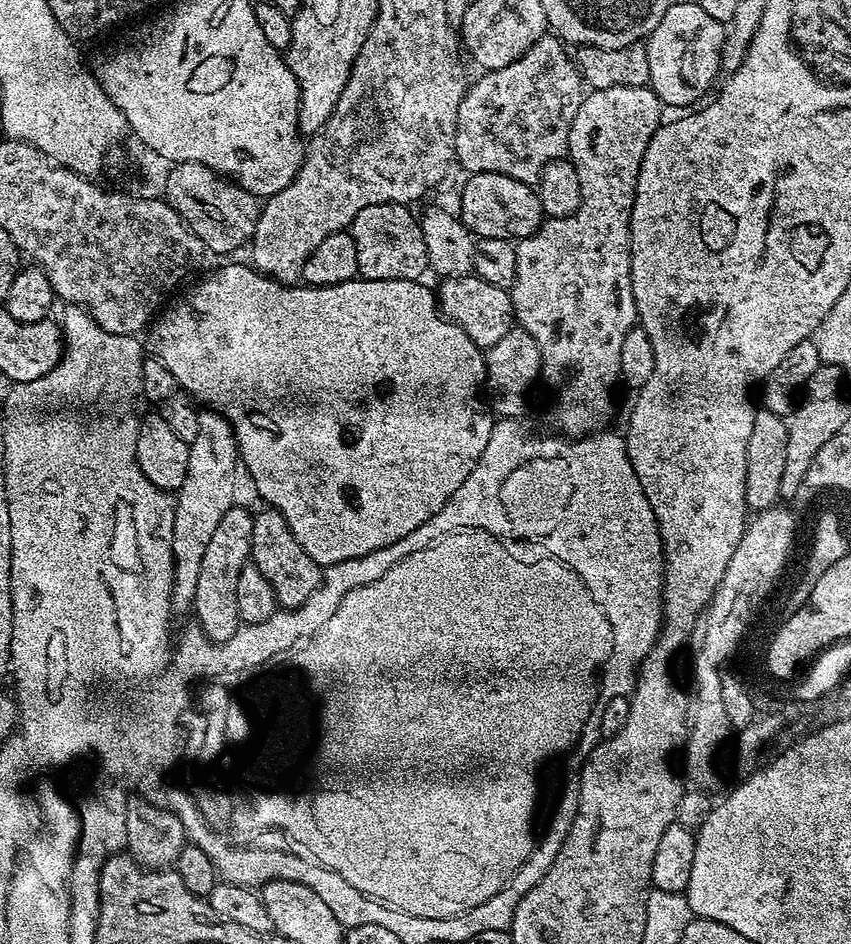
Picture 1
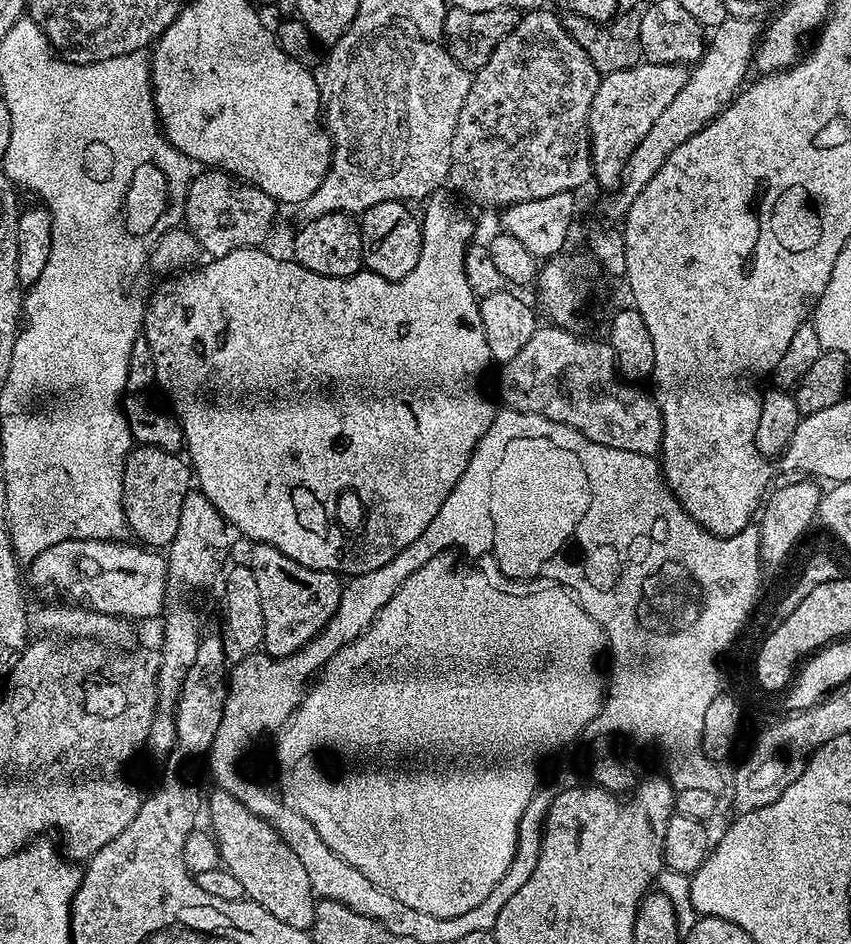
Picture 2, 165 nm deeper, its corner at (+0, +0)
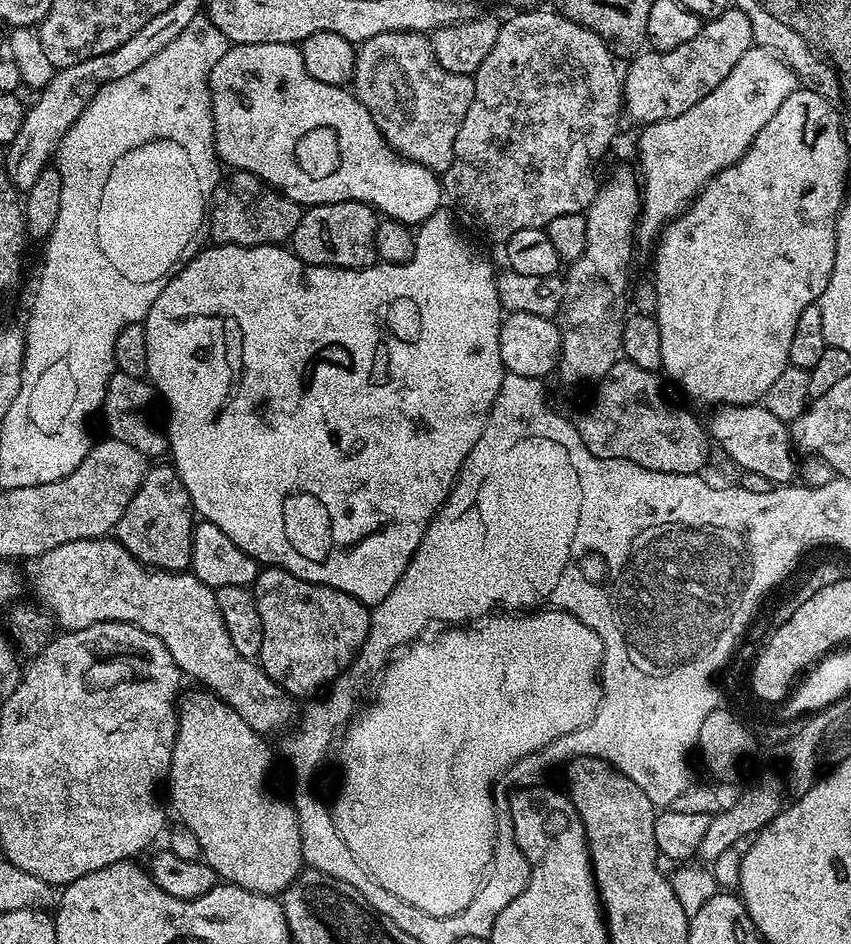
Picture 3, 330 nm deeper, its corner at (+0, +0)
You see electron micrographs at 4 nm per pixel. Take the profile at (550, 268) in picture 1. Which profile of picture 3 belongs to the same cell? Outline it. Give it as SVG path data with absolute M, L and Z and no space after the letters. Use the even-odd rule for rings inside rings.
M729 6L725 12L718 14L710 21L701 23L698 34L690 38L690 42L682 42L682 46L674 46L674 50L658 52L655 50L641 51L635 57L636 61L629 66L628 72L623 73L622 83L624 85L624 106L623 111L632 120L637 120L637 125L653 124L662 122L666 118L678 118L678 114L686 114L694 102L702 102L734 66L738 66L738 60L746 50L754 47L752 31L750 30L750 18L742 14L742 10L735 6Z

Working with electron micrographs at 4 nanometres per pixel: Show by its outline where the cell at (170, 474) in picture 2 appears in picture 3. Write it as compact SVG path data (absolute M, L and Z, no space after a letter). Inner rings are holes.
M160 463L164 464L149 467L142 486L138 486L134 498L130 498L130 506L126 506L126 514L116 523L114 536L141 564L162 572L186 572L192 562L192 499L171 463Z

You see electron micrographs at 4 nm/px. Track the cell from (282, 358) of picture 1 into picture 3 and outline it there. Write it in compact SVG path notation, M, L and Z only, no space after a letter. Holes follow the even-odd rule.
M441 210L430 214L430 218L426 218L423 224L419 225L414 258L409 264L377 262L370 268L327 268L308 264L302 258L298 258L295 252L278 244L255 244L247 248L241 244L213 243L212 248L201 247L195 258L187 261L169 279L168 285L162 290L162 294L158 294L158 298L154 298L154 306L150 306L148 316L142 321L146 330L147 379L162 400L168 403L166 431L170 463L182 478L182 486L186 486L186 494L190 494L195 515L214 522L214 526L218 526L218 530L222 530L222 534L226 534L226 538L230 538L230 542L234 542L234 546L241 548L244 553L261 565L281 568L311 584L321 584L330 586L334 590L342 590L346 594L358 598L358 602L369 606L380 604L390 594L390 590L394 590L398 578L402 578L402 574L406 570L410 558L414 558L430 522L436 517L436 511L444 505L446 498L451 494L470 450L474 450L474 442L478 442L478 438L482 438L484 427L488 425L488 415L492 412L493 404L496 403L496 393L500 391L502 382L506 378L506 369L502 362L502 350L500 349L502 309L496 285L497 269L492 269L491 262L456 229L456 224L452 221L453 213L449 212Z

